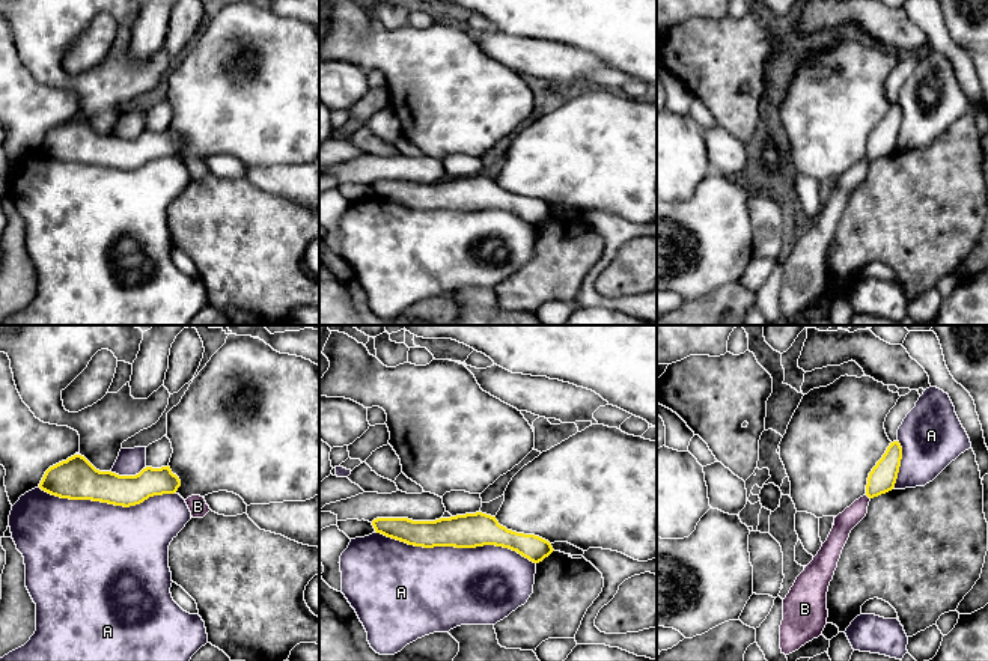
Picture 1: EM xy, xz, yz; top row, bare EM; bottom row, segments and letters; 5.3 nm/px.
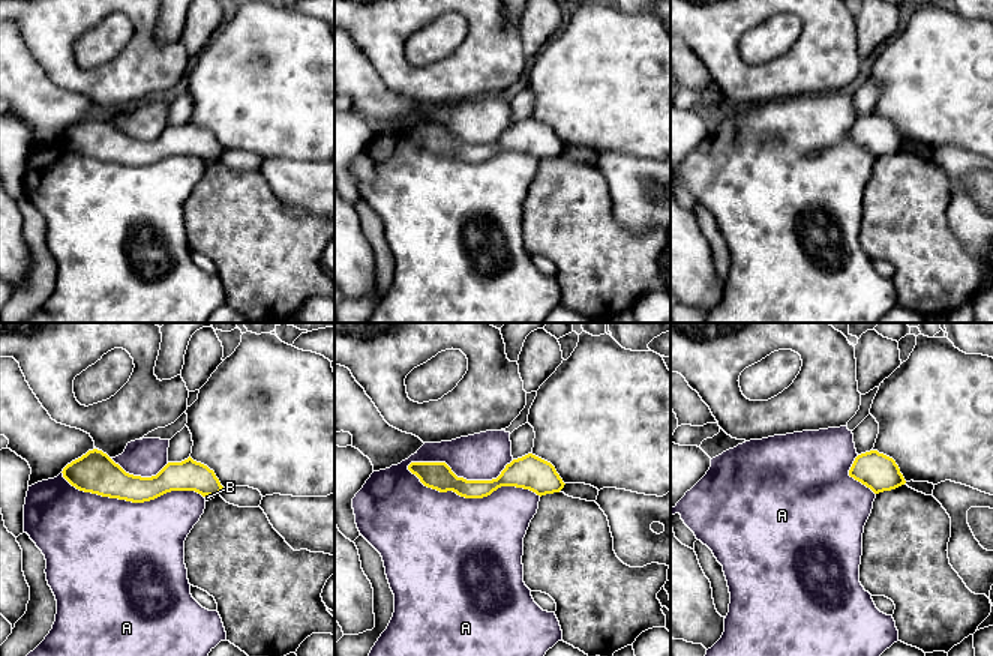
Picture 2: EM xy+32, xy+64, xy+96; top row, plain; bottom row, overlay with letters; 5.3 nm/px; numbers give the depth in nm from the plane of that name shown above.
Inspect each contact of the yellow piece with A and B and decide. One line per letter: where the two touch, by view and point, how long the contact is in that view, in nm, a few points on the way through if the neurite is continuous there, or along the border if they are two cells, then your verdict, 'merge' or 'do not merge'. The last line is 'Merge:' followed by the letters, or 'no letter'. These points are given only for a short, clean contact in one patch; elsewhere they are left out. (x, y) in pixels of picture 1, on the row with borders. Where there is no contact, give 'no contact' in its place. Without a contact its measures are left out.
A: xz (455, 547) | 850 nm | do not merge
B: yz (868, 496) | 40 nm | along yz (865, 494), (869, 499) | do not merge
Merge: no letter

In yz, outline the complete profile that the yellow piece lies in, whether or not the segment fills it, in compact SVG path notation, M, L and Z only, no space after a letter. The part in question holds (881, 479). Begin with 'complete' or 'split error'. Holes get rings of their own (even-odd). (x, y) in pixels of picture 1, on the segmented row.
complete | M899 441L890 443L883 458L877 462L868 477L866 495L869 498L886 494L895 488L902 459Z

